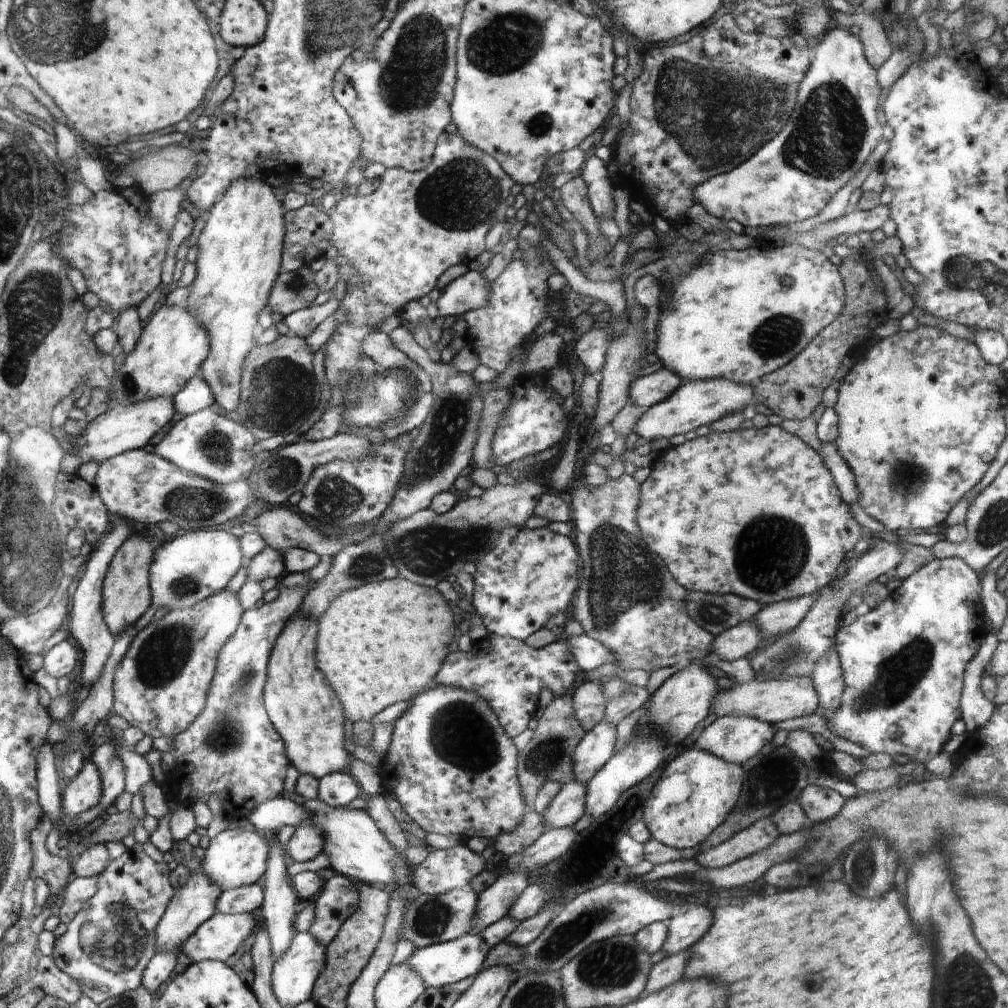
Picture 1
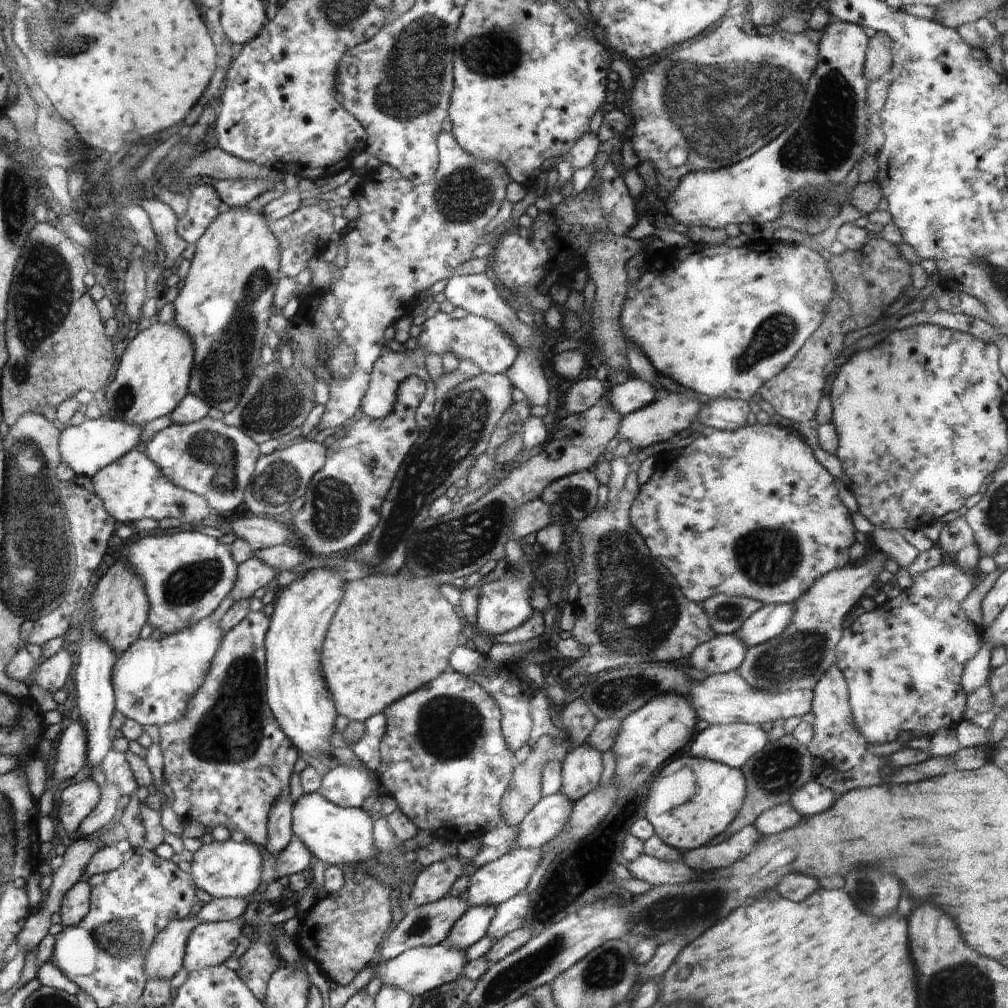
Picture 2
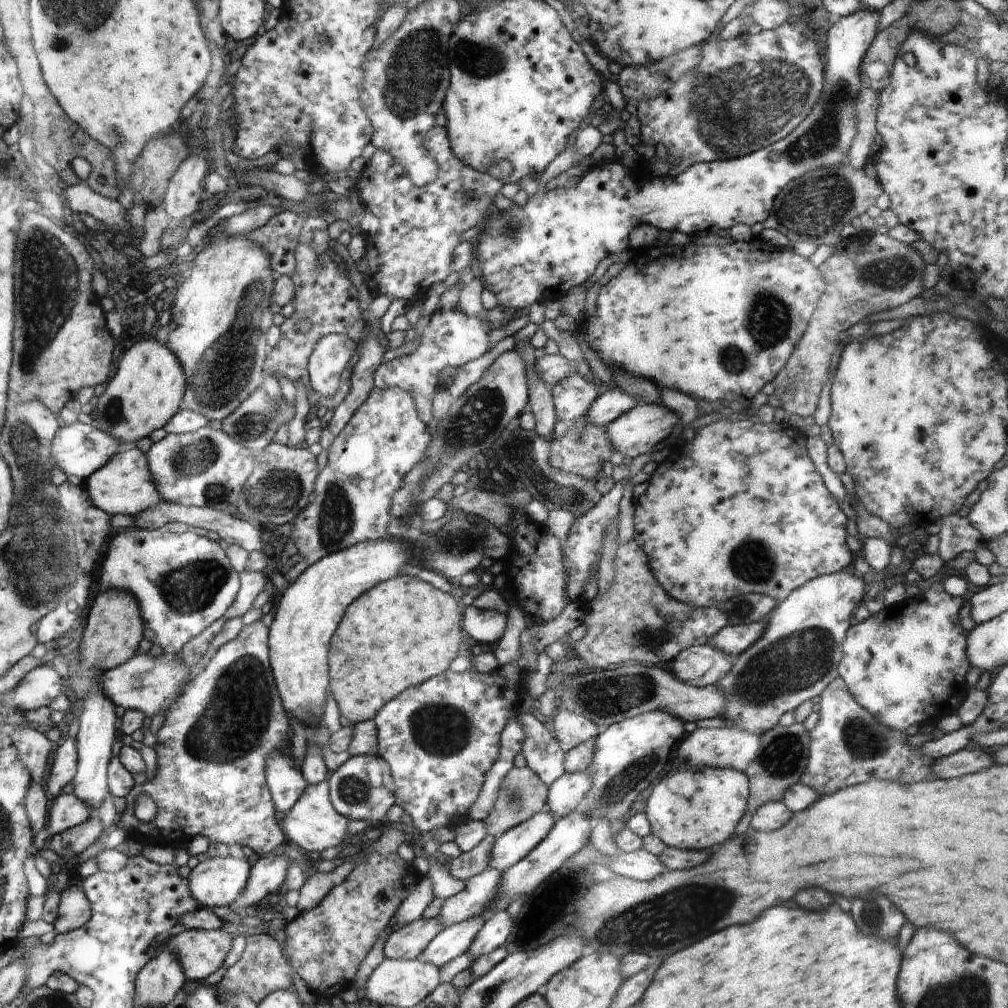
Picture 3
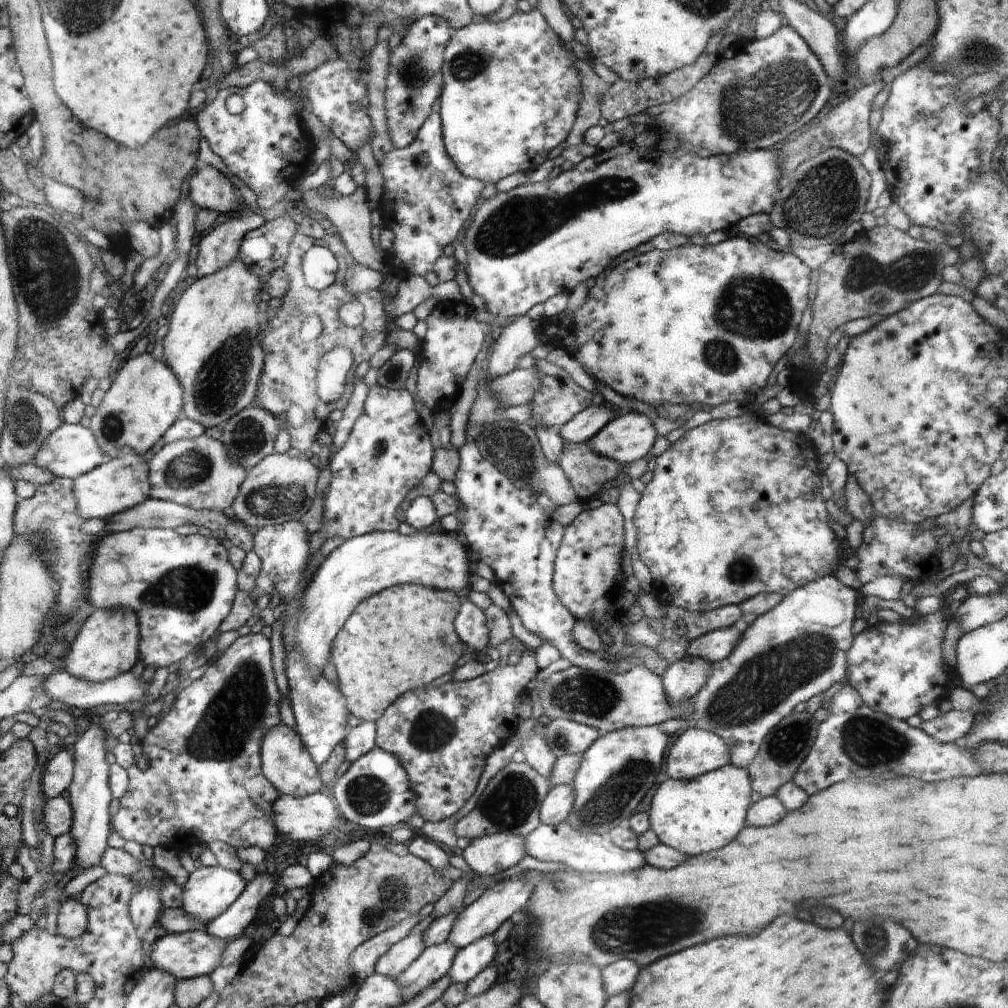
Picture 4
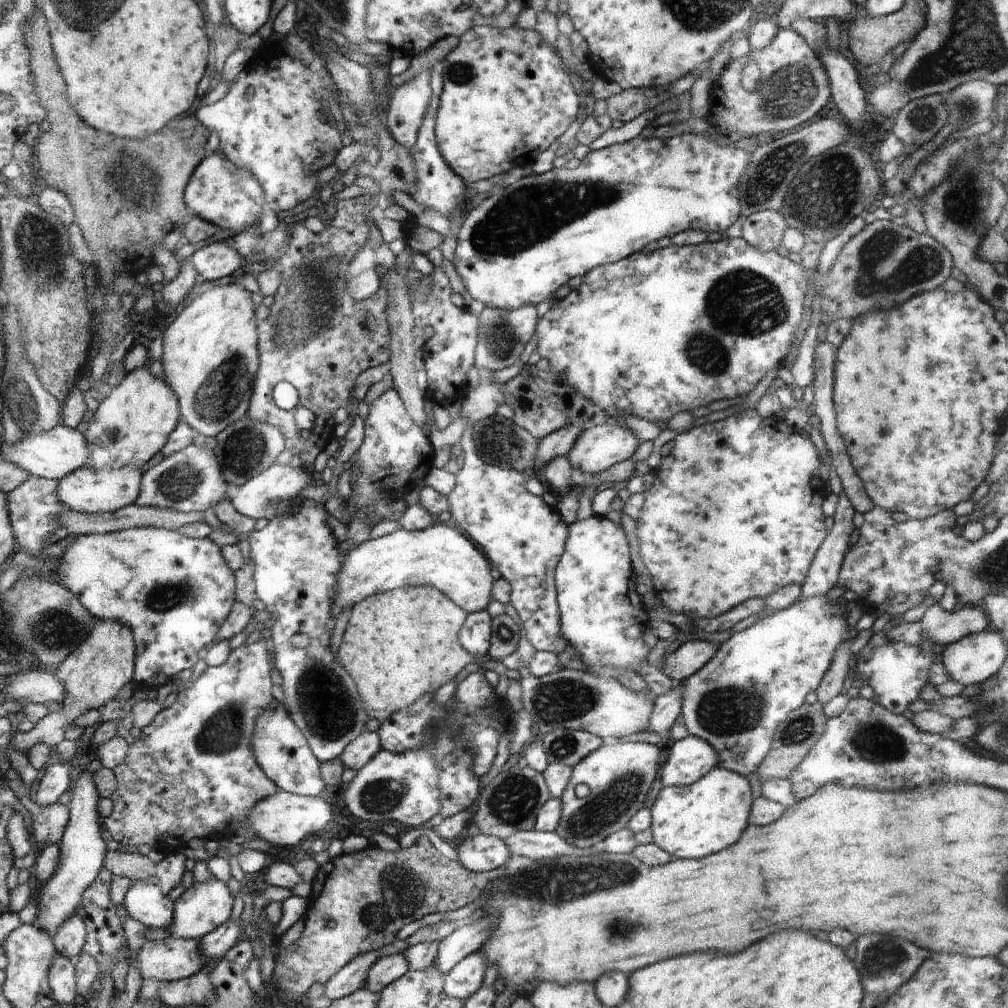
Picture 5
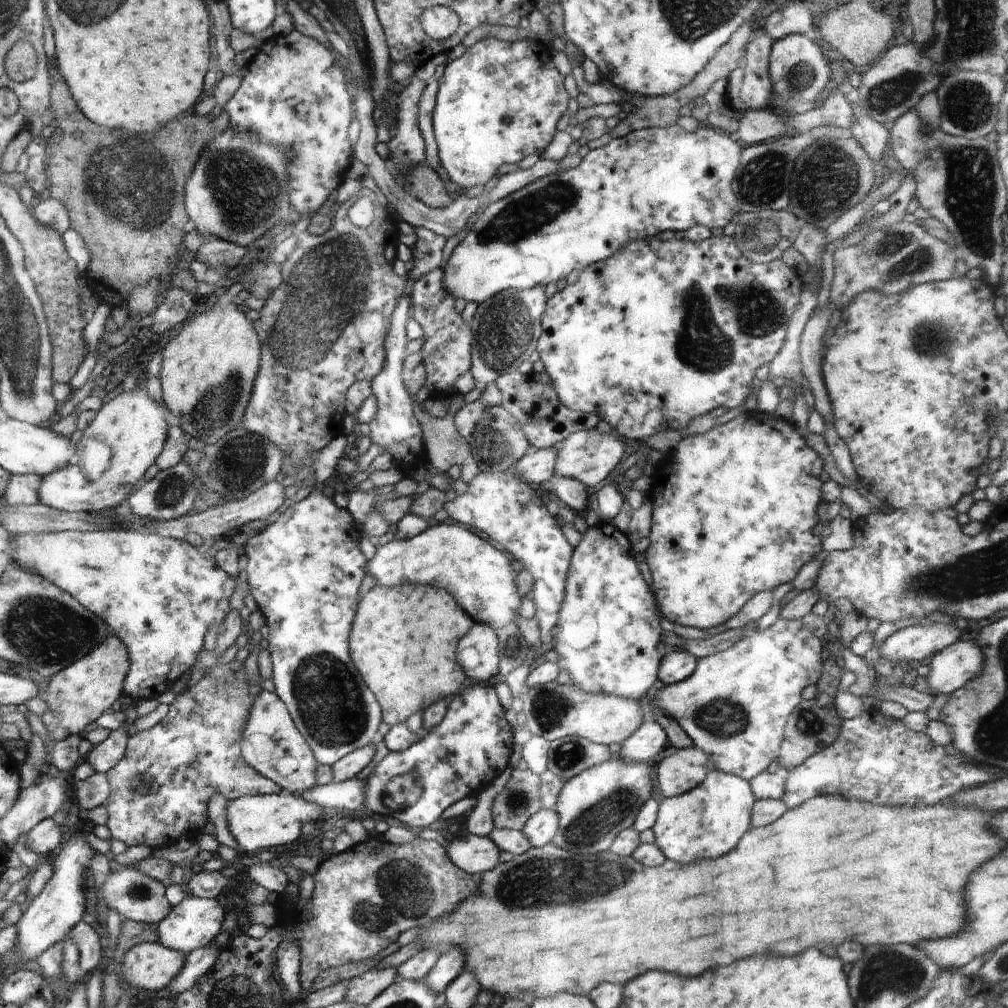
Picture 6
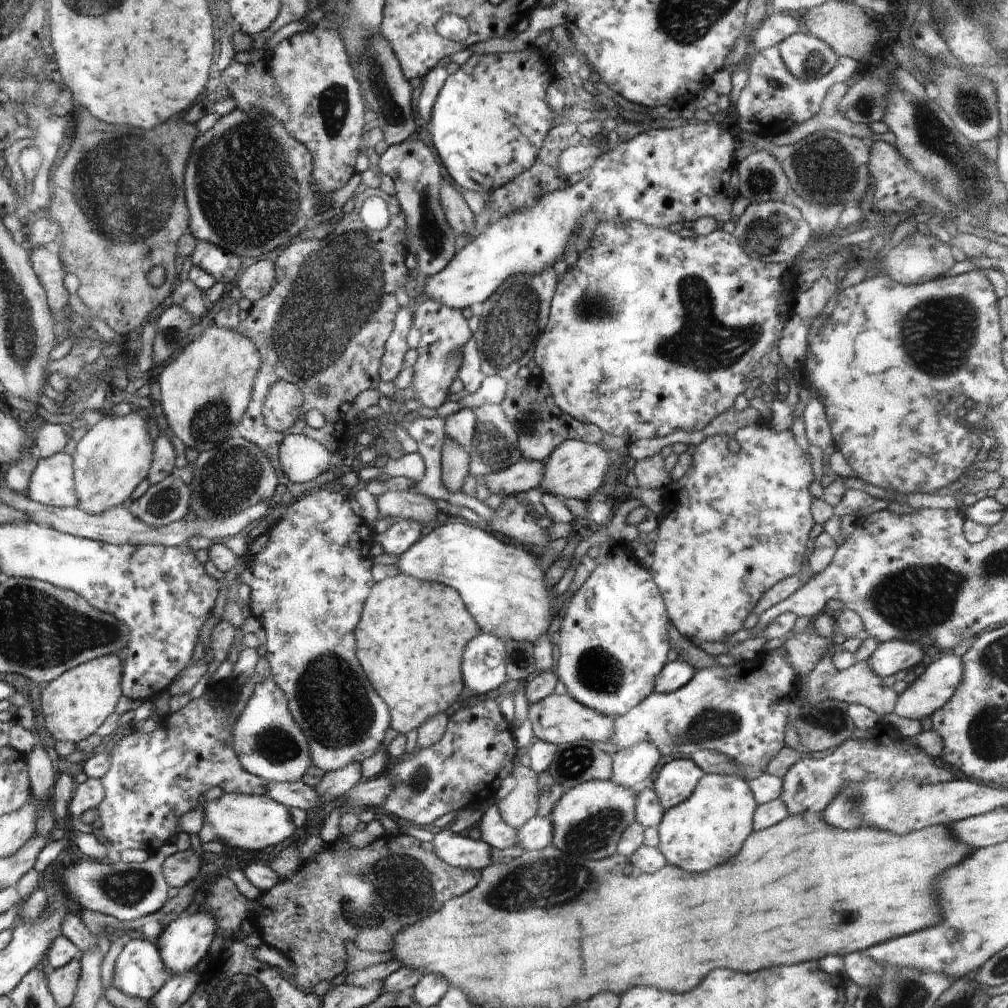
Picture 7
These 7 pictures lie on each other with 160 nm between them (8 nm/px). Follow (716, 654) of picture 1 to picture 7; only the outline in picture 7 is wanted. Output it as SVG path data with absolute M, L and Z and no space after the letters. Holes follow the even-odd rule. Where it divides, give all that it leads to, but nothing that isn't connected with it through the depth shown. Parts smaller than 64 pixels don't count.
M636 745L612 754L611 780L625 787L642 787L643 780L654 770L661 754L651 745Z

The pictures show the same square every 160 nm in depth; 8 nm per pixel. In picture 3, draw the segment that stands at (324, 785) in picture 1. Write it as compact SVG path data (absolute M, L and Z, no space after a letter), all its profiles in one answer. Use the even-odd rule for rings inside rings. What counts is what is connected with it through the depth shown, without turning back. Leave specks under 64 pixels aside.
M378 754L354 755L339 766L327 779L329 797L338 814L350 820L364 820L372 828L387 822L386 814L396 802L395 780L386 760Z

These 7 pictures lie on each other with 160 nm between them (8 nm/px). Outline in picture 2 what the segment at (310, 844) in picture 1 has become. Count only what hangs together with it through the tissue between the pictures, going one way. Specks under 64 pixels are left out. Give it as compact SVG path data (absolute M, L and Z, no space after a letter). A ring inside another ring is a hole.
M294 834L291 844L288 844L288 847L284 848L275 859L269 855L269 869L263 872L264 884L270 885L284 877L302 873L303 870L311 868L314 862L315 859L308 846Z

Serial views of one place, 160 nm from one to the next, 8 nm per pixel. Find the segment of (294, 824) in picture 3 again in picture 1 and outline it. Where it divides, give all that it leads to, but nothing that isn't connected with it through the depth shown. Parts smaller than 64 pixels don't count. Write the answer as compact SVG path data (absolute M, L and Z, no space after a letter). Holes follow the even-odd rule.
M320 799L305 800L302 805L310 814L303 824L310 823L323 831L322 853L329 856L330 868L358 883L384 884L389 892L402 883L407 888L412 884L412 872L401 868L396 851L366 811L333 807Z

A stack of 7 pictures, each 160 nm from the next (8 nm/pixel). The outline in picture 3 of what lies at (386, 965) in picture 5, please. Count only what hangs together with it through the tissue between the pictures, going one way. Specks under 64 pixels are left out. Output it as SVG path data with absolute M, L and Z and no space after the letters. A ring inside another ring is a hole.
M439 916L433 919L415 920L412 924L394 931L385 940L383 953L385 959L416 959L432 939L442 930Z

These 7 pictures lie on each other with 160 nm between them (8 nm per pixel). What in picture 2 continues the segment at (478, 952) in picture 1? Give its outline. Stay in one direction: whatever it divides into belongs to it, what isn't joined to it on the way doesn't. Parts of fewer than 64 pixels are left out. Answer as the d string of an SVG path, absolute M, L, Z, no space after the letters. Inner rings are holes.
M445 940L438 945L415 947L402 952L394 959L383 962L376 976L380 976L380 980L386 986L388 984L394 988L398 986L400 990L404 990L406 994L410 994L414 998L457 980L461 976L462 970L466 968L467 962L466 952L449 946Z

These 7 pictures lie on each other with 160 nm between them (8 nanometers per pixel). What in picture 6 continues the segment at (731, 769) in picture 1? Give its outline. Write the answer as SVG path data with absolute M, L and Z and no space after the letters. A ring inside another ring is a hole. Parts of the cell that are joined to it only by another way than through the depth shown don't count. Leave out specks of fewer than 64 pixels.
M716 770L708 772L700 786L659 804L658 818L652 830L656 846L667 859L686 864L698 858L718 858L728 854L751 827L754 806L749 780Z

